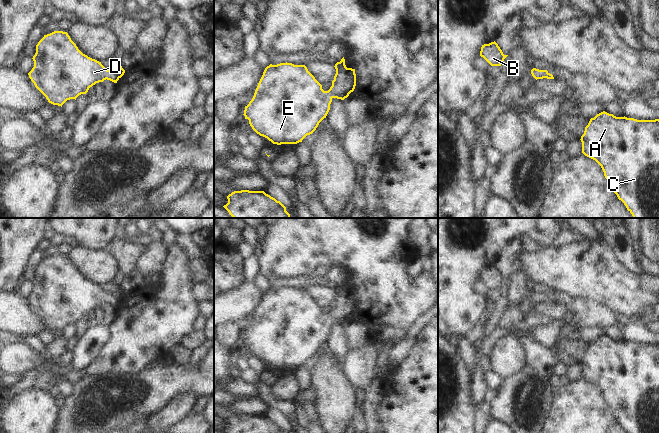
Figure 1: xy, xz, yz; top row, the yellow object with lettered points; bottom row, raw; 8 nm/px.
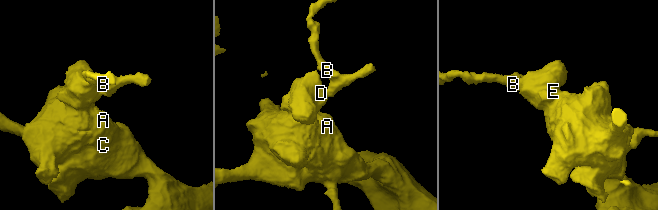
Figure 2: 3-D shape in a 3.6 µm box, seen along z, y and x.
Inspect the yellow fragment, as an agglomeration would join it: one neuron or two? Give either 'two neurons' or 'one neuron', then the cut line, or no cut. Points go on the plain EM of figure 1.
one neuron | no cut

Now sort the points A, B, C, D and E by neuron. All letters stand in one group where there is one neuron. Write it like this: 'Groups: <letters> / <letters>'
Groups: A B C D E

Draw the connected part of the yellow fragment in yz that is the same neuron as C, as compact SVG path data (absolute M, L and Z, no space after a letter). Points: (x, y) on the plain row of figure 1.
M603 335L590 343L580 364L582 377L601 390L627 433L659 433L659 343L637 344Z

